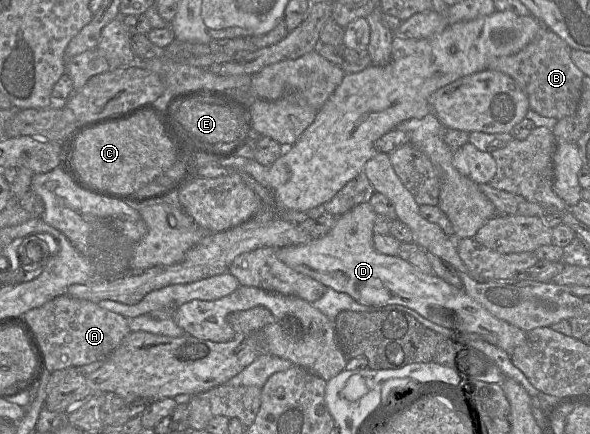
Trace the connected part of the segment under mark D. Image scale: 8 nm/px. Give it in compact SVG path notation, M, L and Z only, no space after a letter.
M369 202L356 205L345 214L337 216L334 227L325 236L313 238L305 244L282 247L277 250L277 257L293 270L307 275L337 292L348 294L360 304L406 306L438 325L485 338L485 340L506 350L511 356L512 351L524 342L527 332L494 316L470 297L463 288L454 287L435 274L426 275L398 256L379 253L372 242L376 215Z

